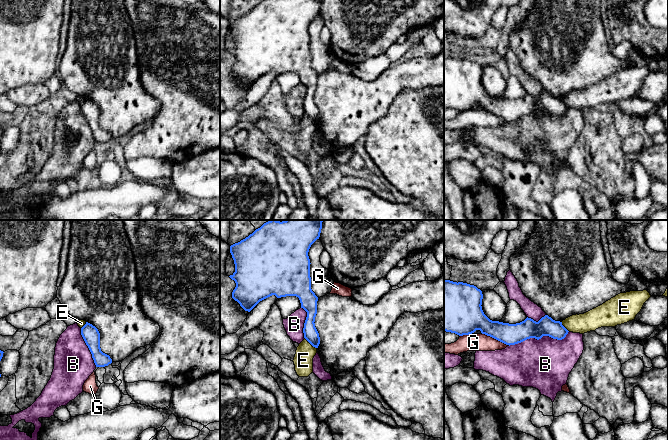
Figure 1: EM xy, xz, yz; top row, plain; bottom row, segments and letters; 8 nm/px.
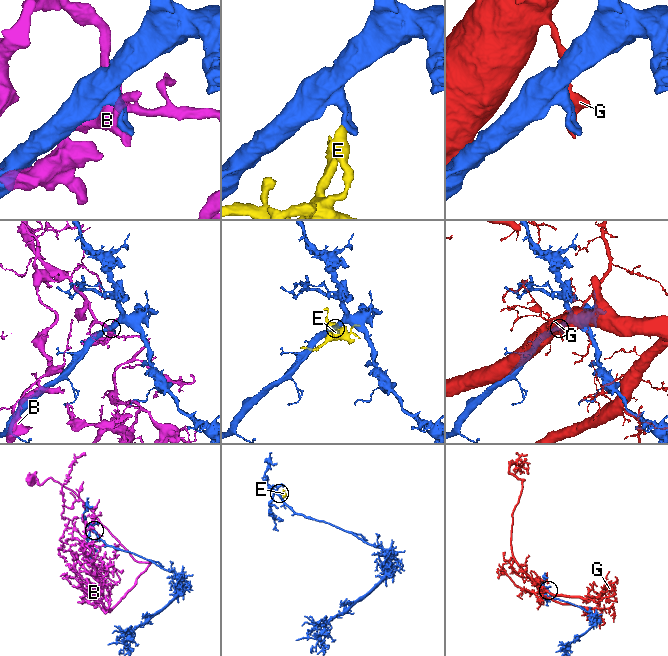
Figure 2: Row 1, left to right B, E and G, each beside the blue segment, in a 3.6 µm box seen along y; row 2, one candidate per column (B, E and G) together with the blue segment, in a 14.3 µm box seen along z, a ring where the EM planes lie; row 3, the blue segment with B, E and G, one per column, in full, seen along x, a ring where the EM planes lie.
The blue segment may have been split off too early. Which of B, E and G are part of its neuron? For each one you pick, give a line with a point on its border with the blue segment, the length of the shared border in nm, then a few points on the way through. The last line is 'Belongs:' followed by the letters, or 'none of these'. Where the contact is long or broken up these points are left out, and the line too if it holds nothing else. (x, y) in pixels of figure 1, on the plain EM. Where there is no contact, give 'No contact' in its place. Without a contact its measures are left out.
Belongs: none of these

